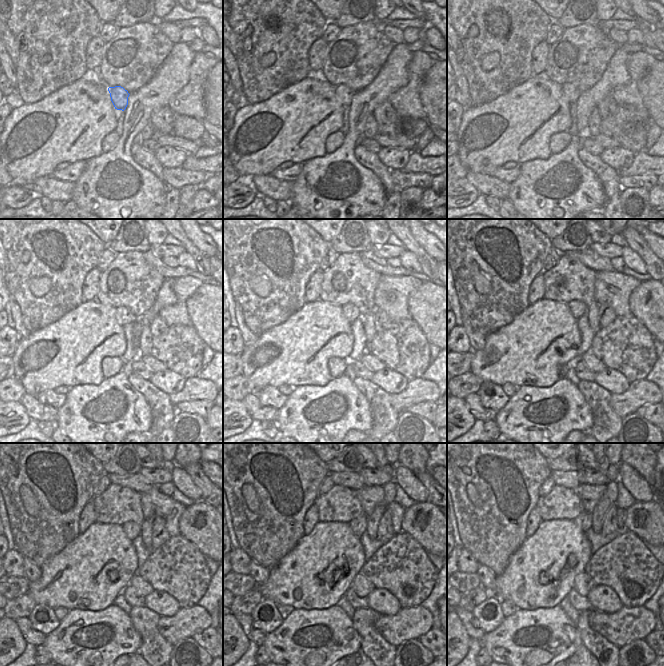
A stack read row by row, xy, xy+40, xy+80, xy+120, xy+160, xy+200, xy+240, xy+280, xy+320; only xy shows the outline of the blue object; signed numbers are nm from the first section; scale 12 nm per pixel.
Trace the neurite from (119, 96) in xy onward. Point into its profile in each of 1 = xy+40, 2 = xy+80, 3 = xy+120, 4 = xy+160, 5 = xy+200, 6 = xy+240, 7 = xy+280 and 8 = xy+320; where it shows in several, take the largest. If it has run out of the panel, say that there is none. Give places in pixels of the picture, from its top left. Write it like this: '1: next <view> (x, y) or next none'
1: next xy+40 (344, 94)
2: next xy+80 (570, 91)
3: next xy+120 (123, 315)
4: next xy+160 (350, 311)
5: next xy+200 (577, 308)
6: next xy+240 (131, 529)
7: next xy+280 (358, 526)
8: next xy+320 (584, 520)

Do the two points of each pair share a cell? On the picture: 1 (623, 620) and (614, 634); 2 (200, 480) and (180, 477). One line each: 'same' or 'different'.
1: same
2: different

